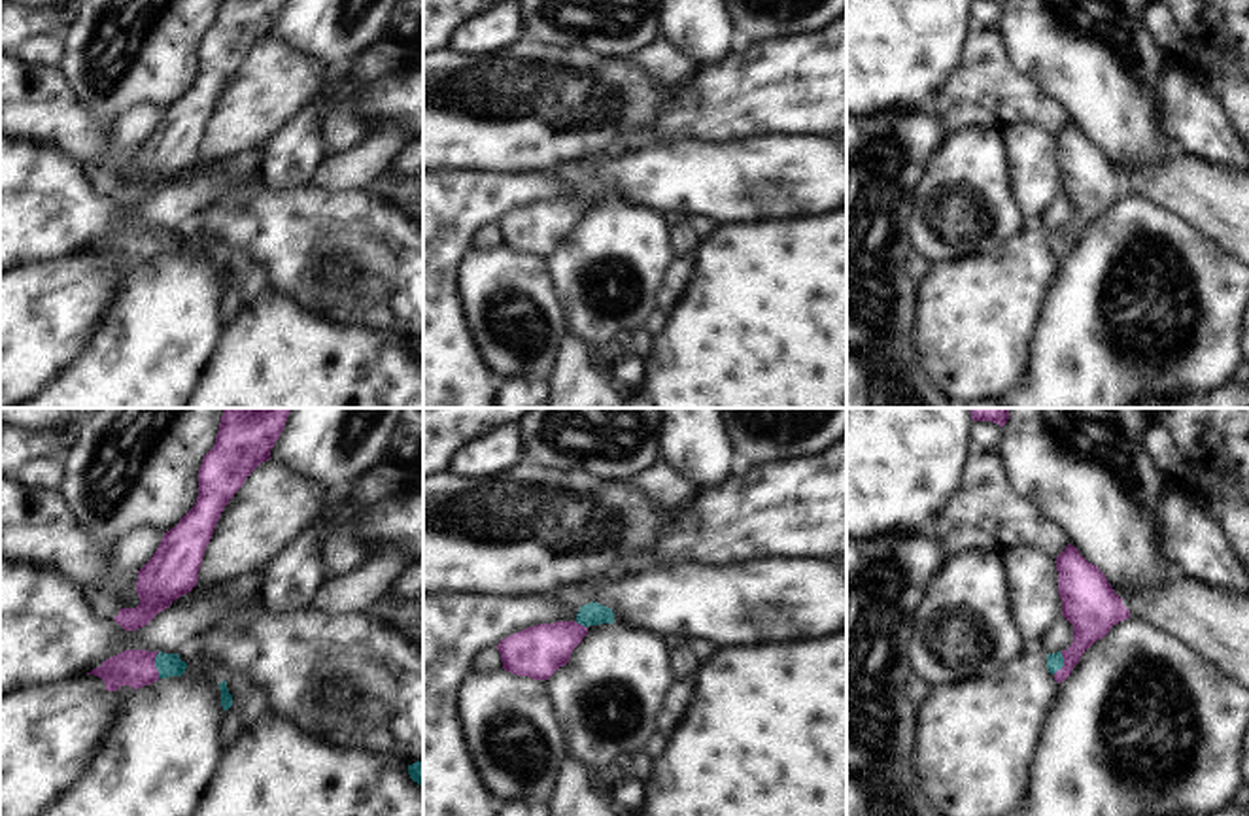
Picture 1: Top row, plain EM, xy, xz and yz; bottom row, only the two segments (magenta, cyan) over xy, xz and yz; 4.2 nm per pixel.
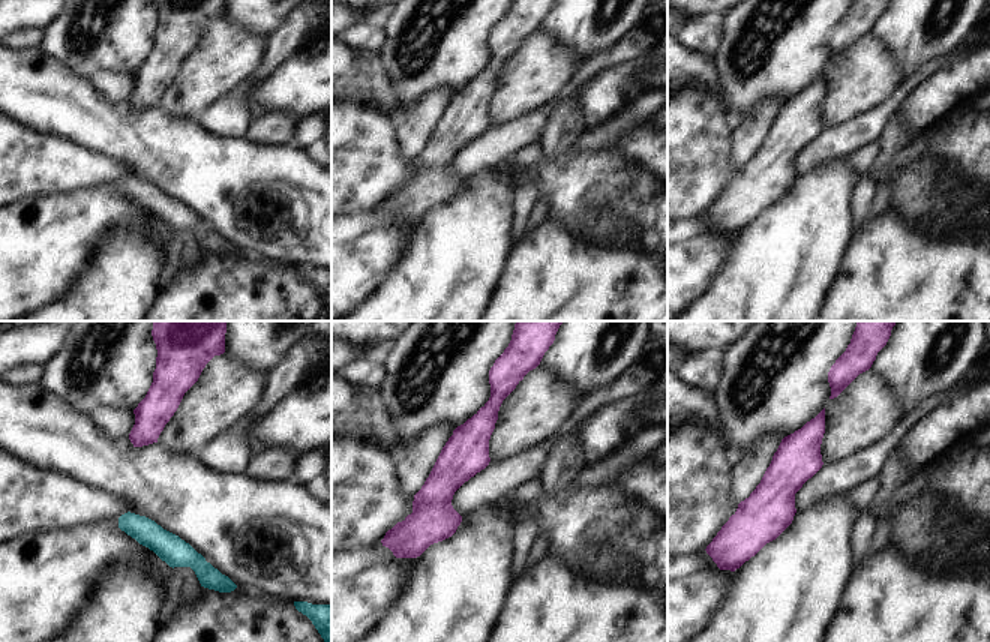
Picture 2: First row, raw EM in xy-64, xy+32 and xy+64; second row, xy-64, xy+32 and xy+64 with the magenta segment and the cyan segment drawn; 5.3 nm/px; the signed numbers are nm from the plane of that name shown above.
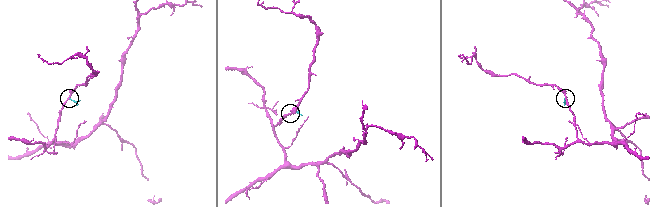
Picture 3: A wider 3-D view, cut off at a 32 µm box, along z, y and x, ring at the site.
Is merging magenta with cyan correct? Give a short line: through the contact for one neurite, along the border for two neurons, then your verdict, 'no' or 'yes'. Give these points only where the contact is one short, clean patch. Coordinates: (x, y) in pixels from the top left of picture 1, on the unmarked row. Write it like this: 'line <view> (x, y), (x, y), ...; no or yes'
line xy (133, 244), (153, 242), (169, 242); yes

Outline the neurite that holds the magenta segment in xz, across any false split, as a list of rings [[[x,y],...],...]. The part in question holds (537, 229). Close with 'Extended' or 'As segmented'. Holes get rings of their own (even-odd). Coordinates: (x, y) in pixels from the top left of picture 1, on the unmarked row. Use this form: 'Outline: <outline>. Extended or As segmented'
Outline: [[[591,178],[580,183],[574,198],[540,200],[518,208],[497,221],[503,246],[518,253],[548,257],[569,240],[588,204],[601,200],[614,200],[614,189]]]. Extended

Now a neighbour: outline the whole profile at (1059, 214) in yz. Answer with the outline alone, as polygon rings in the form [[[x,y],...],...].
[[[1060,193],[1043,212],[1039,227],[1045,232],[1056,230],[1056,229],[1062,230],[1071,223],[1071,219],[1073,219],[1073,202],[1064,193]]]

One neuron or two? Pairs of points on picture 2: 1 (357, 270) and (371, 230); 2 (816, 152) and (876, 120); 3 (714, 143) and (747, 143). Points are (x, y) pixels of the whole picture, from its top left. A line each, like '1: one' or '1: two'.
1: one
2: one
3: two

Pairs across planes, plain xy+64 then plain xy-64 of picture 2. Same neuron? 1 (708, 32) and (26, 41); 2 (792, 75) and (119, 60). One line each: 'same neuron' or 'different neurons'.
1: same neuron
2: same neuron

